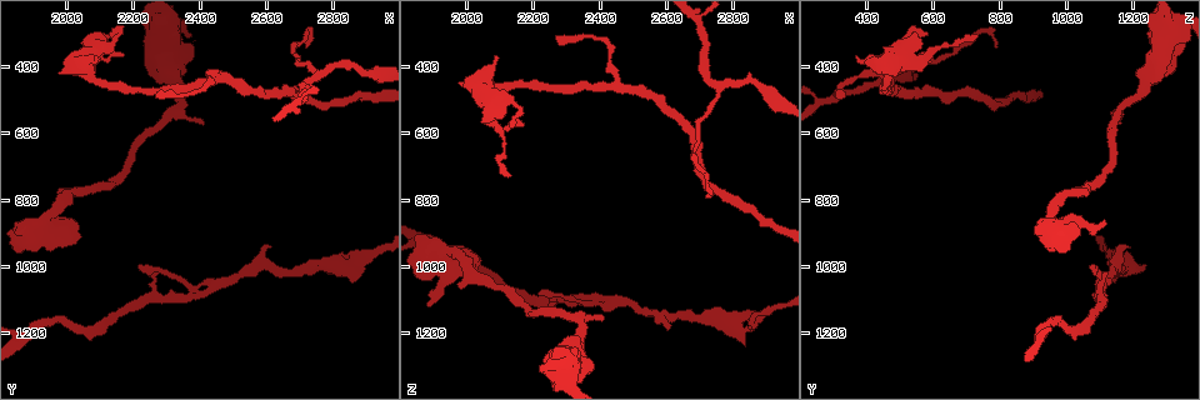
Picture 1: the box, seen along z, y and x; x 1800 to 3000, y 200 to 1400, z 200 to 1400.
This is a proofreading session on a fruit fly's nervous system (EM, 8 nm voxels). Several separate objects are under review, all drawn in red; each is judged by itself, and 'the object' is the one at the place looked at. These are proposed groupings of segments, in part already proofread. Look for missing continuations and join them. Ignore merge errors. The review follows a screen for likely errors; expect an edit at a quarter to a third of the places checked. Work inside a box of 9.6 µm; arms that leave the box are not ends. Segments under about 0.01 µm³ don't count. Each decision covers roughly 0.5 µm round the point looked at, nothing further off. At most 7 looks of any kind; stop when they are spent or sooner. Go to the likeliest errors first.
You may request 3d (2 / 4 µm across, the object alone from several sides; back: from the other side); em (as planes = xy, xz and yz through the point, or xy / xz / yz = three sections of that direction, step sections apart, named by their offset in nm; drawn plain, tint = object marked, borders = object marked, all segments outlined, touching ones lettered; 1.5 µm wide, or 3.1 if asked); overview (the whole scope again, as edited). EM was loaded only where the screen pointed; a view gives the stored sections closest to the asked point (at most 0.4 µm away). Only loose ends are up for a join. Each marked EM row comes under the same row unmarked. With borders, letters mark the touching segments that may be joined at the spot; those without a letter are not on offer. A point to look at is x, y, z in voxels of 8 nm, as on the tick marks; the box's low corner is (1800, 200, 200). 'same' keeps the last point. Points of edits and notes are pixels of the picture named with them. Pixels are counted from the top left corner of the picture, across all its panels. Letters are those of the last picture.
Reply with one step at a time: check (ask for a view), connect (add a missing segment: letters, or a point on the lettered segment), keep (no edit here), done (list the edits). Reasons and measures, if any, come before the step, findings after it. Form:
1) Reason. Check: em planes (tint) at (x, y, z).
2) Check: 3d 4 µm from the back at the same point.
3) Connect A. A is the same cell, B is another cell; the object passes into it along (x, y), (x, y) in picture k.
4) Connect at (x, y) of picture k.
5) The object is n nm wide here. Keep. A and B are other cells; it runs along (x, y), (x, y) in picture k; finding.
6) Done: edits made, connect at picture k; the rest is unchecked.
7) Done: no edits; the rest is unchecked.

Free end. Check: em planes (borders) at (2840, 1010, 1230).

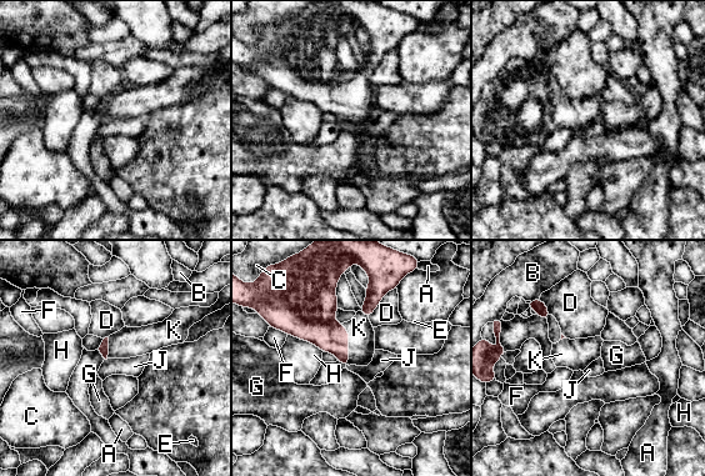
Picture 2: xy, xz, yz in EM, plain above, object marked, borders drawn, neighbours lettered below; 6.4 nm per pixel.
The longest contact is with K, 280 nm. Connect K. K is the same cell, A, B, C, D, E, F, G, H and J are other cells; the object passes into it along (315, 324), (348, 345), (361, 336) in picture 2; the cell continues.

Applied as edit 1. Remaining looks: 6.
Check: em planes (borders) at (2090, 370, 360).

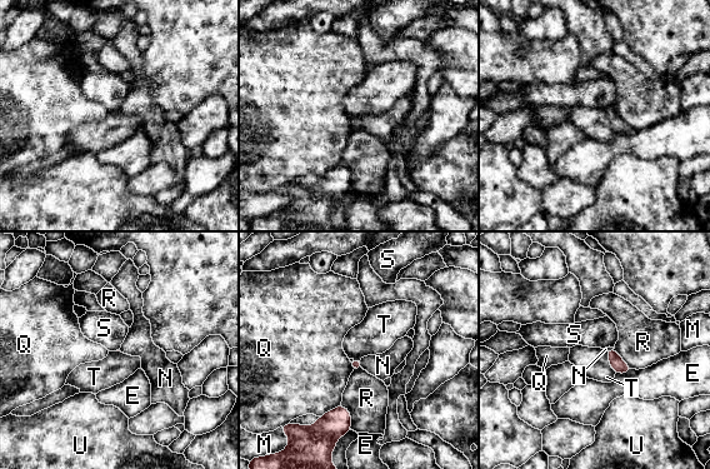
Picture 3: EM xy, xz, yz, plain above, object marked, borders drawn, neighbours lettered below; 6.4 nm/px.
Keep. E, M, N, Q, R, S, T and U are other cells; a border runs along (605, 352), (610, 368), (615, 373) in picture 3; no lettered segment goes on from it.

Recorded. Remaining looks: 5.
Branch stops here. Check: em planes (borders) at (1890, 870, 1110).

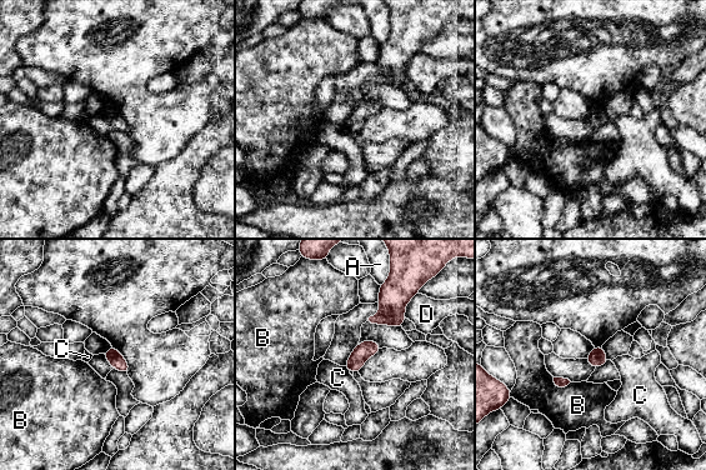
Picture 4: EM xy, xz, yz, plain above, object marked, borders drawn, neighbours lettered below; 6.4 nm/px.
Keep. A, B, C and D are other cells; a border runs along (344, 366), (349, 371) in picture 4; none of them fits.

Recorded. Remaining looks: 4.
Done: edits made, connect at picture 2; the rest is unchecked.

